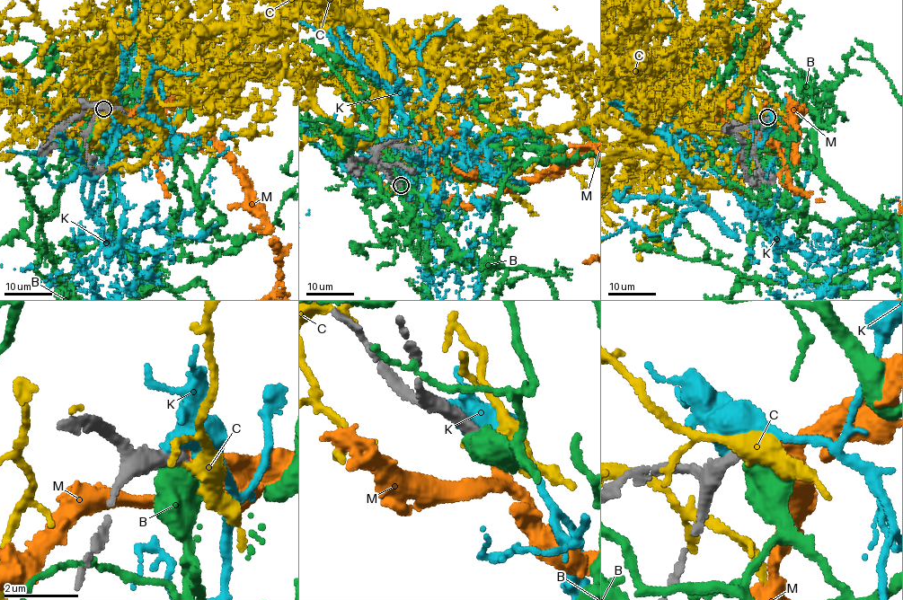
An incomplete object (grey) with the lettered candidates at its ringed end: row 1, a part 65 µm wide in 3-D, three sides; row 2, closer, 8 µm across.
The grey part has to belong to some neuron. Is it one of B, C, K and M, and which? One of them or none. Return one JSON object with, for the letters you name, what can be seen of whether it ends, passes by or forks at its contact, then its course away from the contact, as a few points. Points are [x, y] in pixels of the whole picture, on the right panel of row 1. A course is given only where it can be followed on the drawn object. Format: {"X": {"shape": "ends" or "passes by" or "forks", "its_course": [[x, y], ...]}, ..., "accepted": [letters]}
{"M": {"shape": "ends"}, "accepted": ["M"]}

